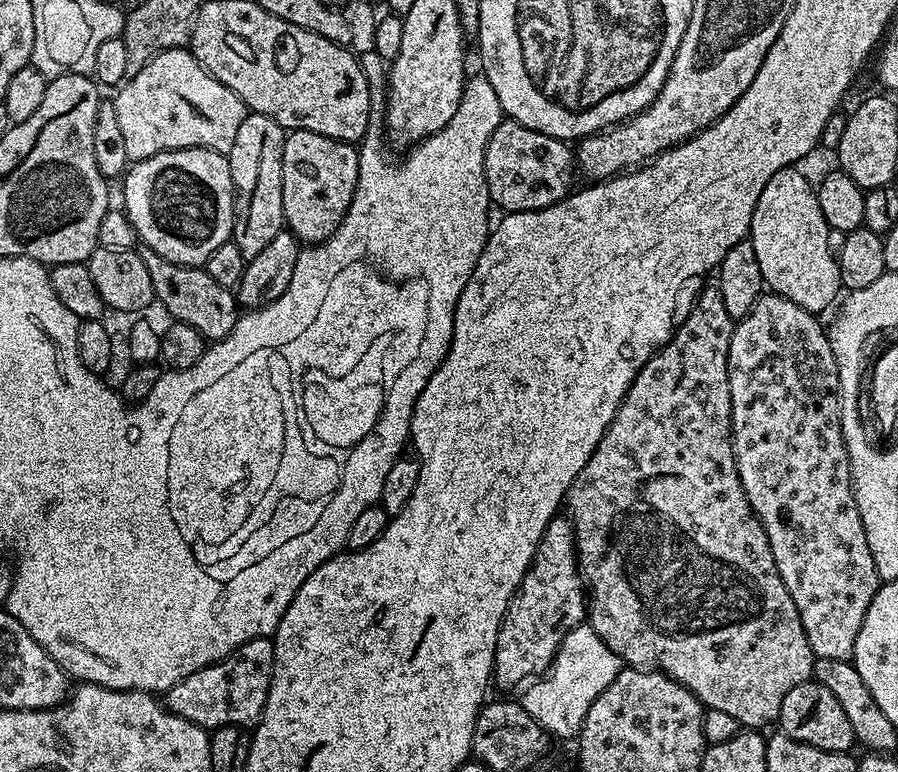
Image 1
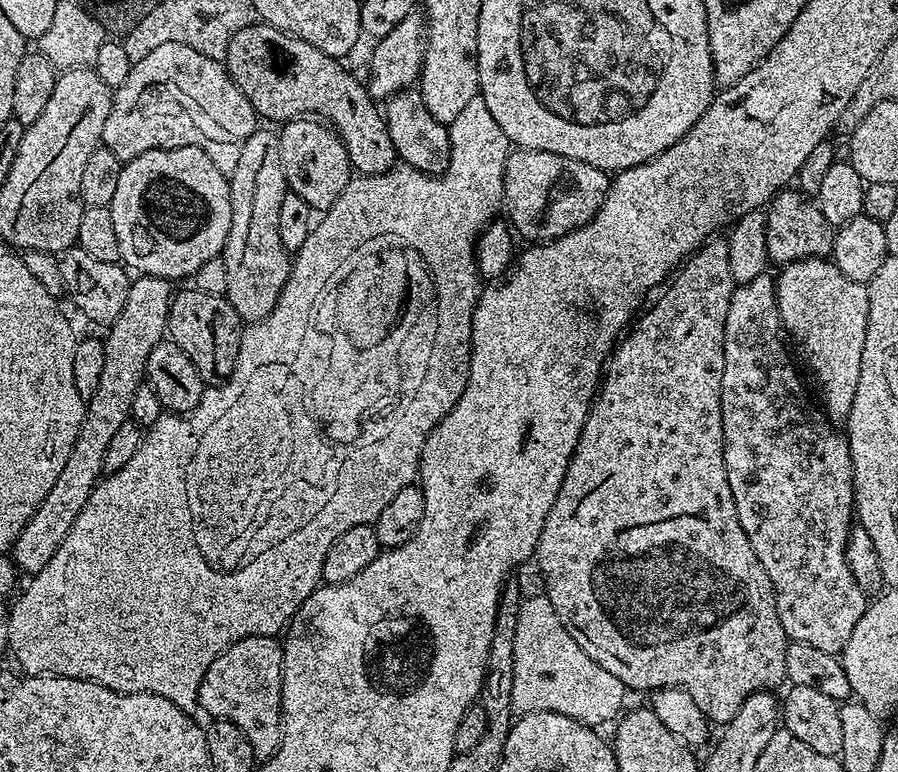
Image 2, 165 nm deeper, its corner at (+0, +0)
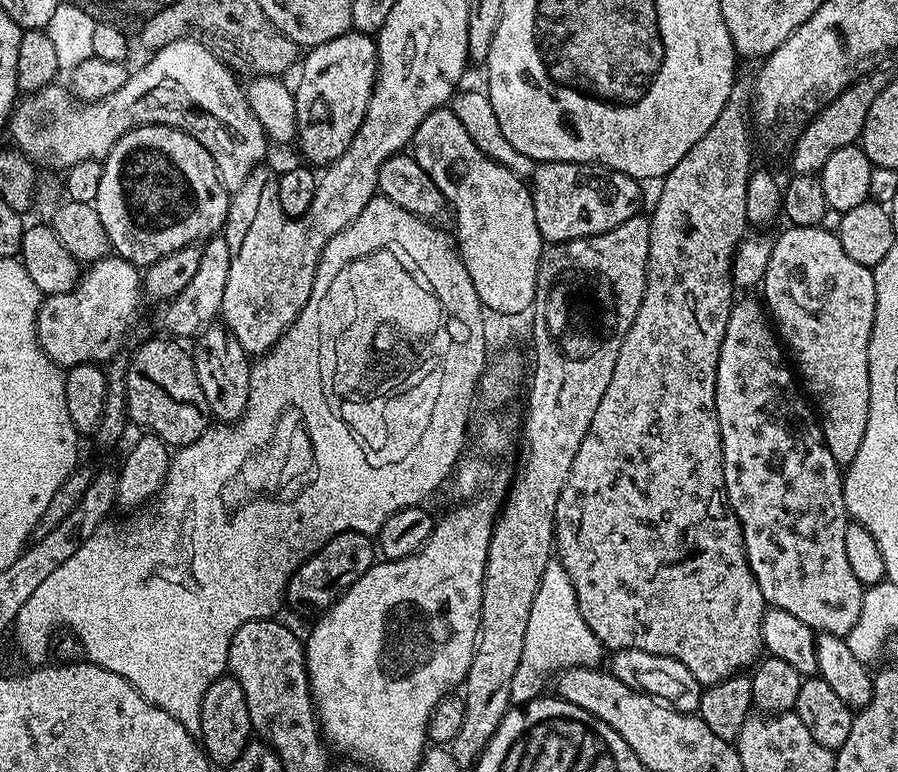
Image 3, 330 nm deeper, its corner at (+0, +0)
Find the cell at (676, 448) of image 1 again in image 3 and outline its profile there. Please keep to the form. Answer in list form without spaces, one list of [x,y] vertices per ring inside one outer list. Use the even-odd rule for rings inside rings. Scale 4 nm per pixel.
[[[744,78],[737,79],[736,85],[730,90],[728,104],[722,110],[722,114],[718,114],[718,122],[714,122],[714,126],[710,126],[710,130],[706,130],[706,134],[702,134],[702,138],[698,138],[694,146],[690,146],[686,158],[682,158],[682,162],[678,162],[678,166],[674,166],[674,170],[670,170],[670,174],[663,177],[659,185],[660,197],[656,200],[656,209],[650,212],[648,222],[650,254],[642,306],[638,306],[638,314],[634,314],[634,322],[630,330],[626,330],[626,338],[622,338],[622,350],[618,350],[618,362],[614,362],[614,374],[610,374],[610,386],[606,386],[606,394],[602,394],[602,402],[598,402],[598,410],[590,422],[590,430],[586,438],[582,438],[582,446],[578,446],[574,466],[570,466],[570,476],[562,486],[562,494],[558,494],[556,511],[555,555],[574,586],[574,594],[578,598],[578,610],[582,610],[582,618],[586,618],[586,626],[594,630],[594,634],[605,649],[633,648],[646,650],[646,654],[662,654],[666,658],[674,658],[682,662],[682,666],[686,666],[686,670],[690,670],[690,674],[694,674],[694,678],[698,678],[702,686],[721,683],[751,669],[761,659],[764,642],[762,638],[762,618],[766,607],[764,595],[762,590],[758,590],[754,570],[750,570],[740,520],[734,514],[728,496],[724,492],[726,490],[724,455],[716,409],[718,358],[722,350],[722,338],[726,338],[726,322],[730,322],[730,310],[734,303],[732,255],[736,253],[736,247],[740,245],[750,228],[746,214],[746,186],[754,168],[752,165],[754,128],[750,123],[749,108],[753,95],[753,85],[749,81],[747,84]]]

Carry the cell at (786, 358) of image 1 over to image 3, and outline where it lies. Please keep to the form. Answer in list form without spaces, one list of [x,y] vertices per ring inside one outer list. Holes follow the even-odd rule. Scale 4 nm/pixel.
[[[737,299],[733,303],[730,310],[730,322],[726,322],[726,338],[722,338],[722,350],[718,358],[716,409],[718,410],[718,426],[720,427],[722,454],[724,455],[724,477],[726,478],[726,490],[724,492],[728,496],[734,514],[740,520],[740,529],[744,535],[744,549],[748,555],[750,570],[754,570],[754,578],[758,582],[758,590],[762,590],[765,605],[787,610],[789,614],[794,614],[794,618],[806,622],[806,626],[810,626],[817,634],[825,632],[846,638],[850,634],[854,622],[858,622],[858,614],[862,610],[865,585],[860,584],[855,570],[852,569],[852,560],[848,557],[850,517],[844,501],[842,466],[838,462],[834,462],[834,454],[830,454],[830,450],[826,446],[824,431],[820,429],[817,413],[814,411],[813,405],[802,395],[793,369],[789,365],[789,369],[784,365],[786,352],[770,323],[765,305],[759,299],[756,300]]]

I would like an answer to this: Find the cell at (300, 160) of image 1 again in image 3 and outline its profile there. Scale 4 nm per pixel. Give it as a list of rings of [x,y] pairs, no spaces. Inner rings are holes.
[[[355,30],[342,34],[338,38],[330,38],[330,42],[322,42],[316,48],[311,49],[307,53],[308,57],[303,57],[302,67],[299,69],[300,81],[294,84],[294,95],[296,100],[296,136],[295,143],[300,143],[300,152],[305,156],[307,163],[312,166],[316,164],[332,164],[341,159],[346,150],[346,146],[350,146],[350,142],[354,138],[354,134],[358,130],[358,126],[362,126],[364,121],[364,115],[366,114],[366,106],[370,102],[370,94],[372,93],[372,87],[376,85],[376,41],[367,32],[357,32]]]

